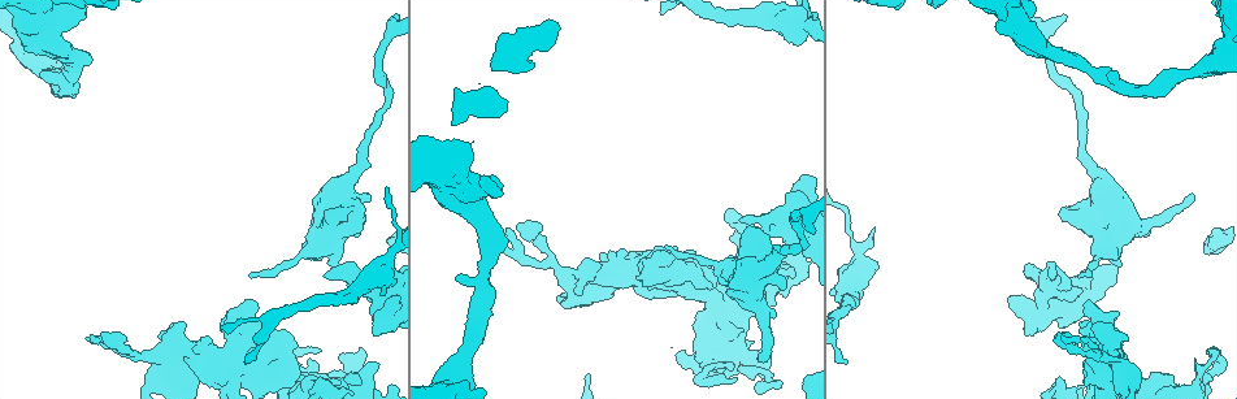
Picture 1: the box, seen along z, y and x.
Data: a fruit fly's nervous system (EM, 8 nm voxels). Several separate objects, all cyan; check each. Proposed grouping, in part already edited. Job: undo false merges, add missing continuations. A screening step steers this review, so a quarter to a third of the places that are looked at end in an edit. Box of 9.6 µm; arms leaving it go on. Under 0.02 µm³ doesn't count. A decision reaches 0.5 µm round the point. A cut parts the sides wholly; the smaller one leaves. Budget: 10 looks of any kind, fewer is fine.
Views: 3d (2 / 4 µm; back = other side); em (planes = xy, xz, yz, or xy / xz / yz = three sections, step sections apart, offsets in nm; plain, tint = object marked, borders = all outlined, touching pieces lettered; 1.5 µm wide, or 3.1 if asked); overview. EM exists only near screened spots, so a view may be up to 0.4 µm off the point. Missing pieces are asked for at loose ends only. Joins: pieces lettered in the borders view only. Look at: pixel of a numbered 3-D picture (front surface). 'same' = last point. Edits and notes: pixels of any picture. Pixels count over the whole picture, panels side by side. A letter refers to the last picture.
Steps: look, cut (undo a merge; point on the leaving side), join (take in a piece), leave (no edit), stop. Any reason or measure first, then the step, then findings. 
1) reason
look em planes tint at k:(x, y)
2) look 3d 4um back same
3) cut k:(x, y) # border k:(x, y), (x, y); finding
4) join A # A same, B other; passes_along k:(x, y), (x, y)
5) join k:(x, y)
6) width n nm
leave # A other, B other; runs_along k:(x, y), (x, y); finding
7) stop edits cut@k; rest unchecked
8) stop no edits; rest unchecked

branch stops here
look em planes borders at 1:(182, 322)

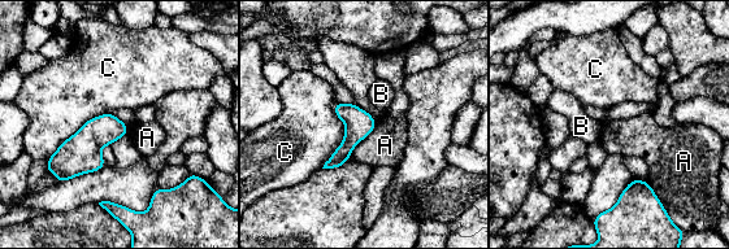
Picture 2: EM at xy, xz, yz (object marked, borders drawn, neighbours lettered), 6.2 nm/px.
longest_contact C 500 nm
leave # A other, B other, C other; border 2:(111, 112), (89, 118), (47, 158); none of them fits

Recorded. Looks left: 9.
free end
look 3d 2um at 1:(1119, 263)

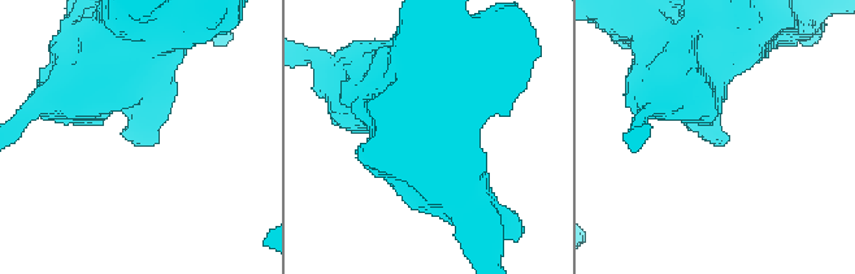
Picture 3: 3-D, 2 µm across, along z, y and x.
look em xy step 4 tint at 3:(126, 138)

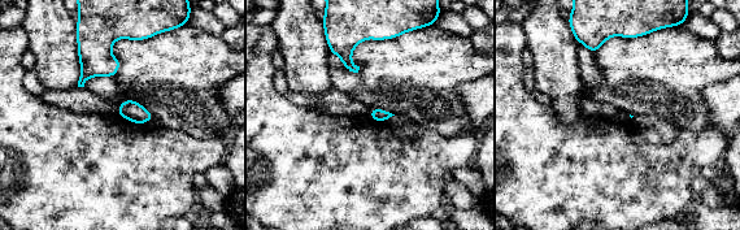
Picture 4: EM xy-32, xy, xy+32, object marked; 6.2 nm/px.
cut it another way
look em planes borders same

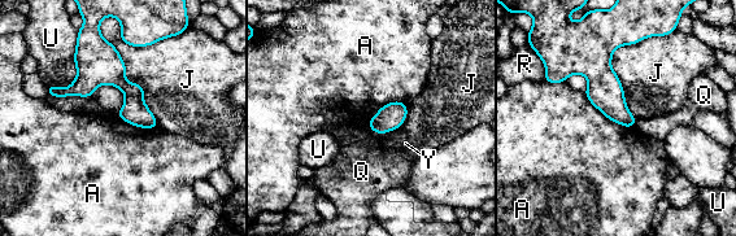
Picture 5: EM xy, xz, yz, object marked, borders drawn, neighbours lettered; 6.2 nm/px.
longest_contact J 550 nm
leave # A other, J other, Q other, R other, U other, Y other; none of them fits

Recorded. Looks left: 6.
look 3d 4um at 1:(785, 288)

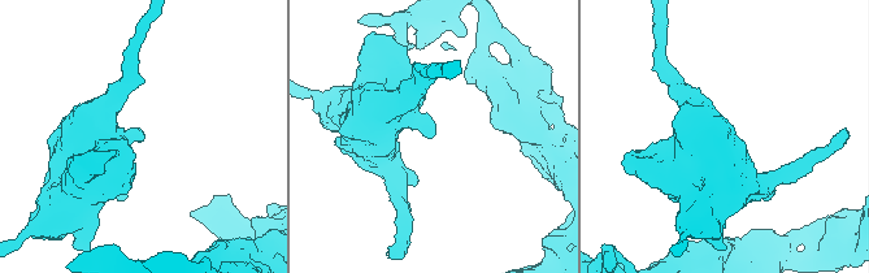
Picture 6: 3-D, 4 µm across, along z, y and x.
shape alone is not enough
look em planes borders at 6:(434, 134)

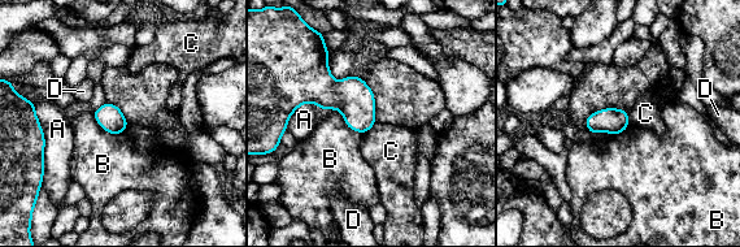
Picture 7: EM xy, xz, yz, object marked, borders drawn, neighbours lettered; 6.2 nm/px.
leave # A other, B other, C other, D other; border 7:(627, 111), (627, 122), (630, 125); none of them fits

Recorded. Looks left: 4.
an open end
look em planes plain at 1:(760, 358)

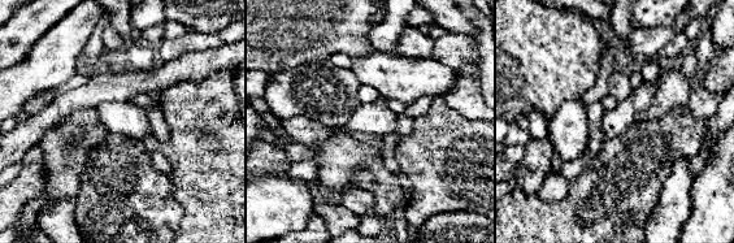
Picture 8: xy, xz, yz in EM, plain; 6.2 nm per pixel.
what lies round it
look em planes borders same

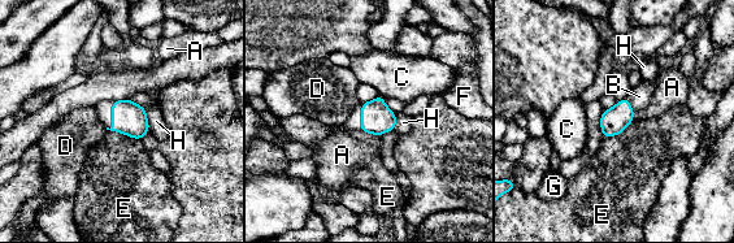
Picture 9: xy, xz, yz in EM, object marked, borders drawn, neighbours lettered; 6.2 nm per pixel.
join B # A other, B same, C other, D other, E other, F other, G other, H other; passes_along 9:(613, 121), (630, 105), (639, 96); the neuron continues

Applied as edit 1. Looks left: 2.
stop edits join@9; rest unchecked

